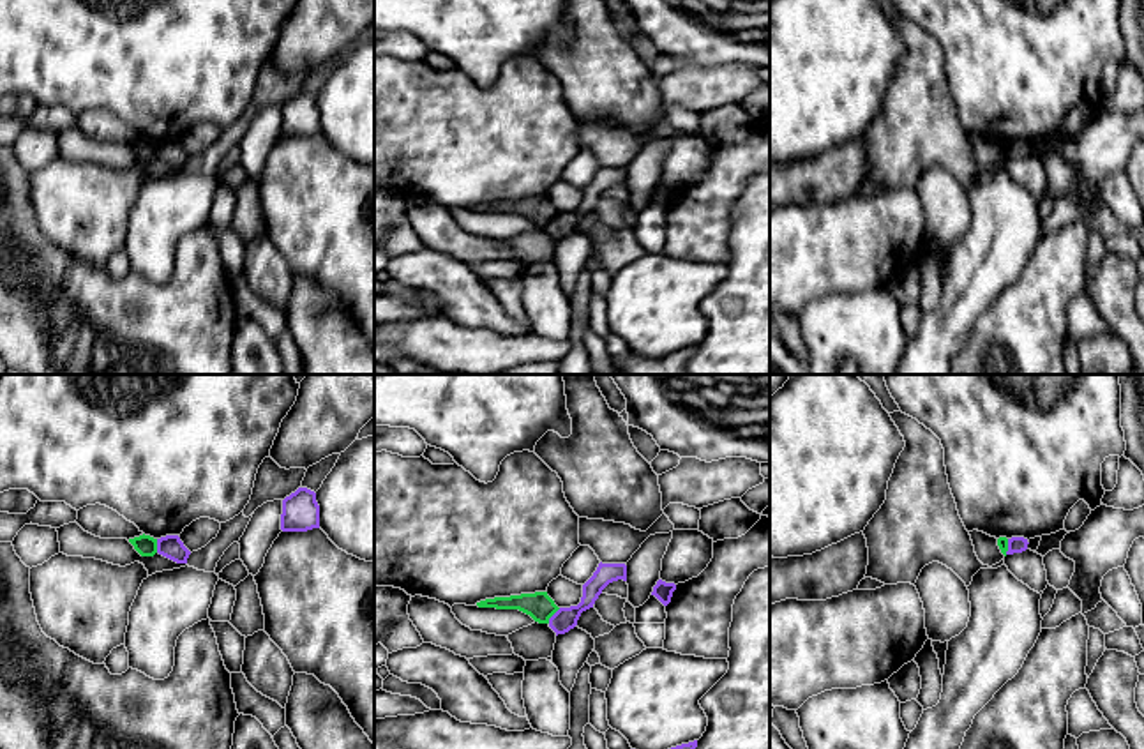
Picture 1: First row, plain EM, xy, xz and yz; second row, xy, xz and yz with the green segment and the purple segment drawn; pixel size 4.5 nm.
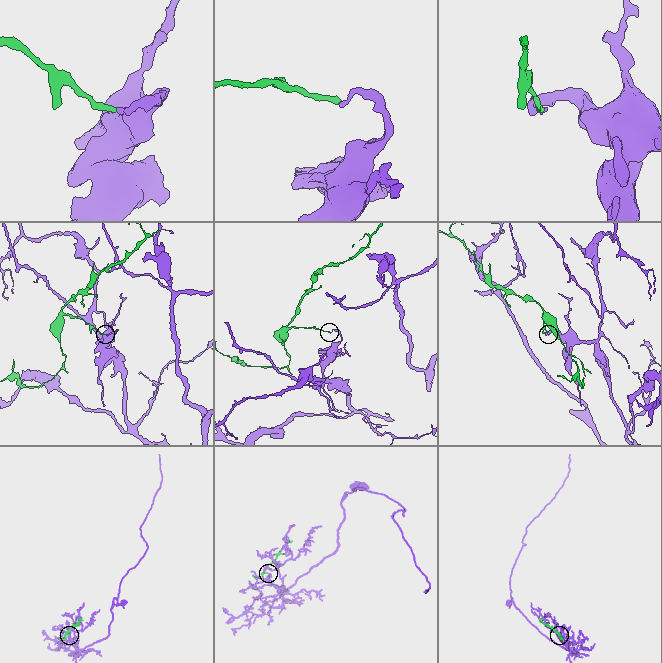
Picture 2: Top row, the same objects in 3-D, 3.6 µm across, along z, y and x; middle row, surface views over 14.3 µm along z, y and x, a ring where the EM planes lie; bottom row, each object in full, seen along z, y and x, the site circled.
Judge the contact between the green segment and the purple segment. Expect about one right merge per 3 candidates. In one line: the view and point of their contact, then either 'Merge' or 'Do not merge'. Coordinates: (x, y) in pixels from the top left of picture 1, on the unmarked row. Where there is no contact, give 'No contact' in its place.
Touches green at xz (553, 218). Do not merge

